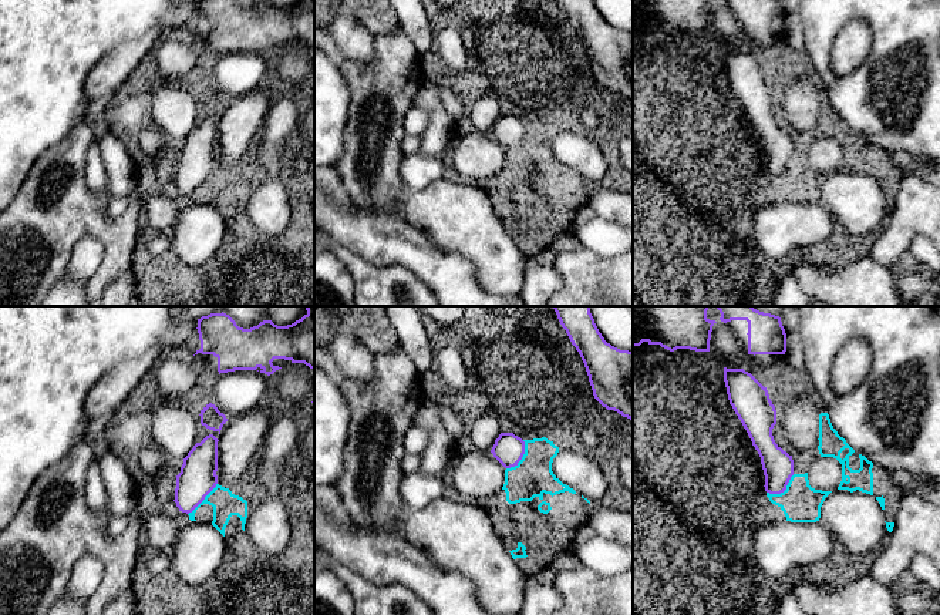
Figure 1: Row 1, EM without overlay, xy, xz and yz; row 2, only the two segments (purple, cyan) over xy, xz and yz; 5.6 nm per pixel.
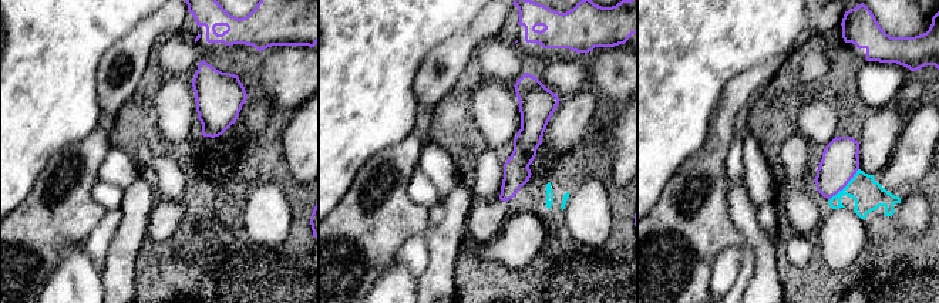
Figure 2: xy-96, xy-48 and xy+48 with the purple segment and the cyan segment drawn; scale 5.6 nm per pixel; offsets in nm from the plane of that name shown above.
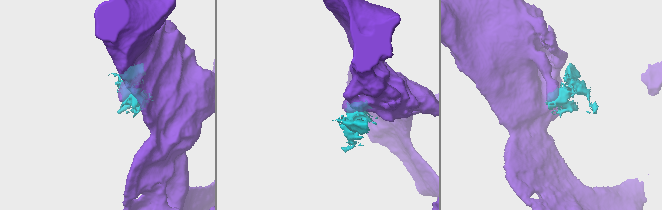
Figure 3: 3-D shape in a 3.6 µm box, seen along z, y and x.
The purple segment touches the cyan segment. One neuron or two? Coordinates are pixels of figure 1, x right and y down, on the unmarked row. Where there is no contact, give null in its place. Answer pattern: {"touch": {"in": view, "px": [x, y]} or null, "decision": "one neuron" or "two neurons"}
{"touch": {"in": "xz", "px": [522, 137]}, "decision": "two neurons"}

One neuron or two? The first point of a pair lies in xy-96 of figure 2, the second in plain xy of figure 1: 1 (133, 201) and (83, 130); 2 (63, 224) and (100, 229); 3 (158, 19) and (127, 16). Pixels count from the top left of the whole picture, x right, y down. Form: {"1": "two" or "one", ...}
{"1": "one", "2": "one", "3": "two"}

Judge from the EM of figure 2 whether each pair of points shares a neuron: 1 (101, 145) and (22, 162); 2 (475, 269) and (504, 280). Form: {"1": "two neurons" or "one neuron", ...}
{"1": "two neurons", "2": "one neuron"}

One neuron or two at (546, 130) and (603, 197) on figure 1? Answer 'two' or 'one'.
two

